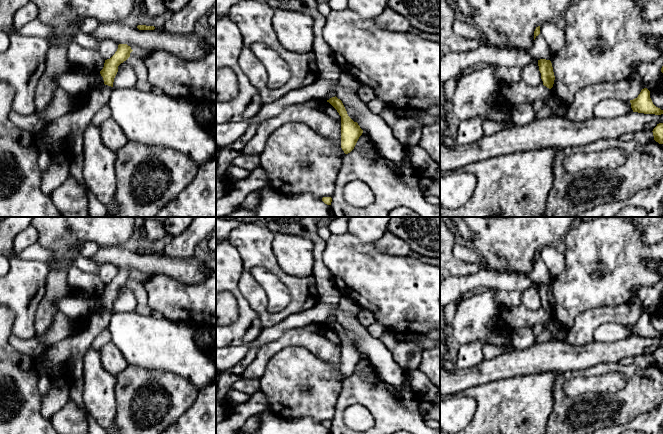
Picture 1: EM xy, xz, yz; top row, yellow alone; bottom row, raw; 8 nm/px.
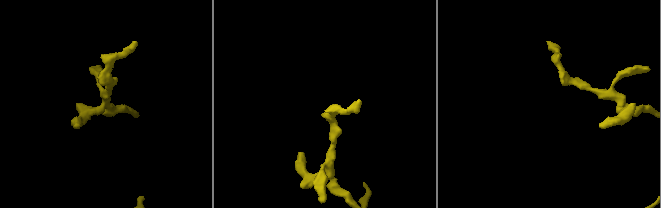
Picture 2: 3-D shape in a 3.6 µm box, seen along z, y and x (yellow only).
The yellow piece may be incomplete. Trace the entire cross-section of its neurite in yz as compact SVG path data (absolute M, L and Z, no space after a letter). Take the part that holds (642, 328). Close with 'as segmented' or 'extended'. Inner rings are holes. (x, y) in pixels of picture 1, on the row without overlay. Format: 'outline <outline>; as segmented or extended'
outline M647 312L642 313L638 321L630 324L630 327L633 336L655 339L663 338L663 334L653 328L650 322L650 315Z; as segmented

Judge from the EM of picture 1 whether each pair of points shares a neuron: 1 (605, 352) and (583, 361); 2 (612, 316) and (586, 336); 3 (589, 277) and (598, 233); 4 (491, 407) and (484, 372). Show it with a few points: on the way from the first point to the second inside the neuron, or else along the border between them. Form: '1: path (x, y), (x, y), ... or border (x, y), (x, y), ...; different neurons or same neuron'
1: path (600, 353), (593, 353), (588, 356); same neuron
2: path (604, 316), (600, 316), (588, 328); same neuron
3: path (589, 266), (589, 250), (595, 244); same neuron
4: border (509, 377), (473, 385), (464, 390); different neurons

